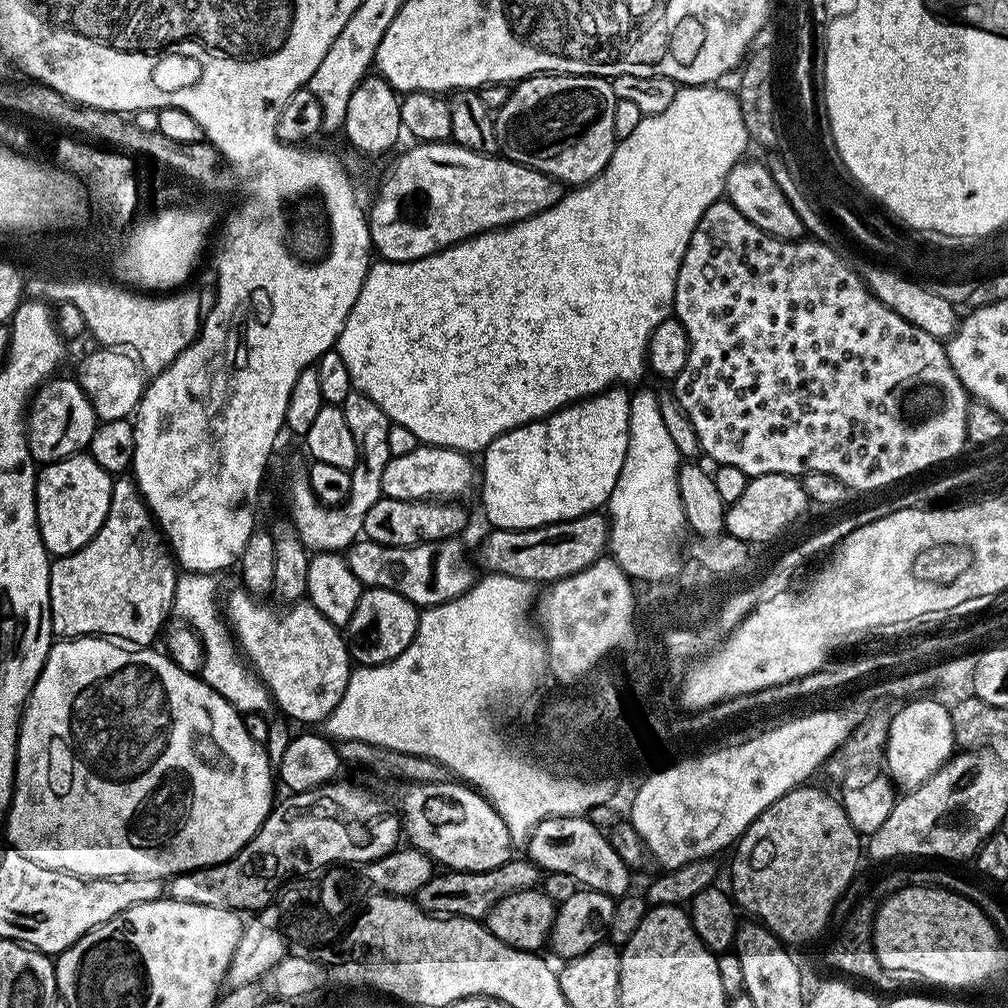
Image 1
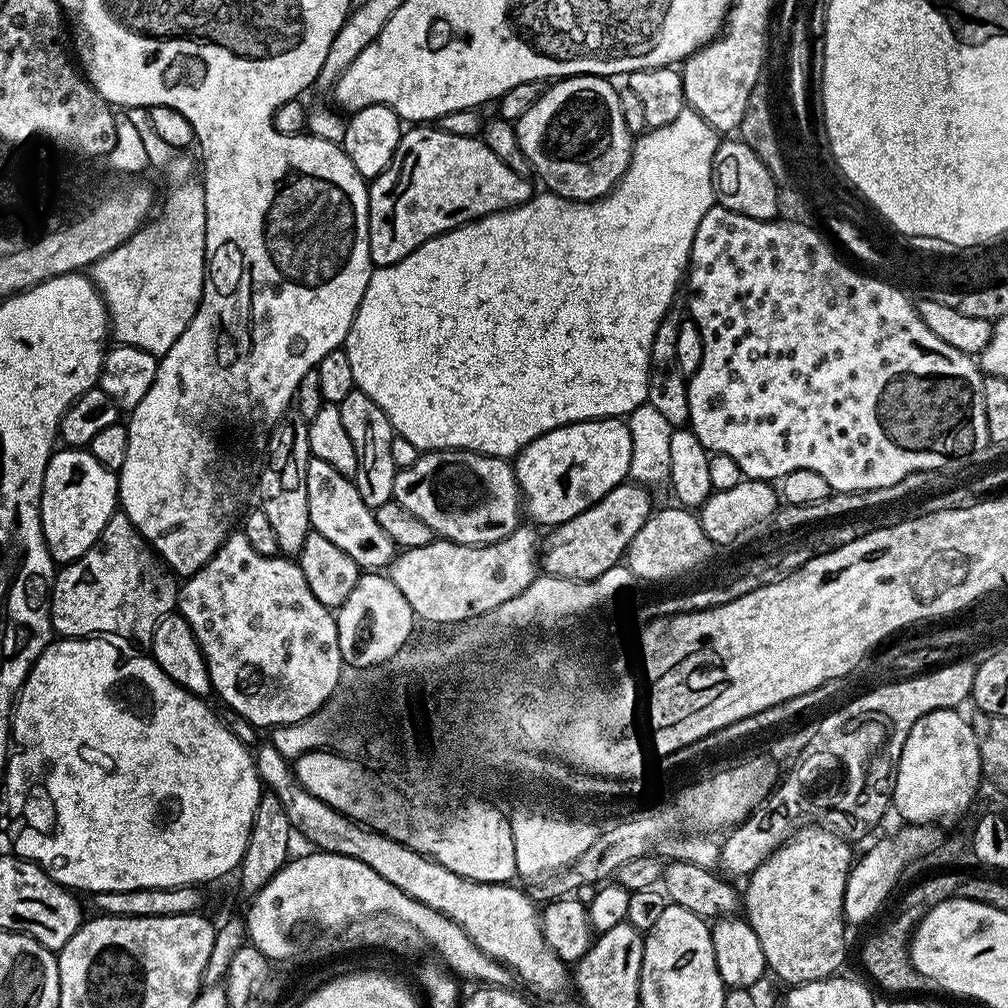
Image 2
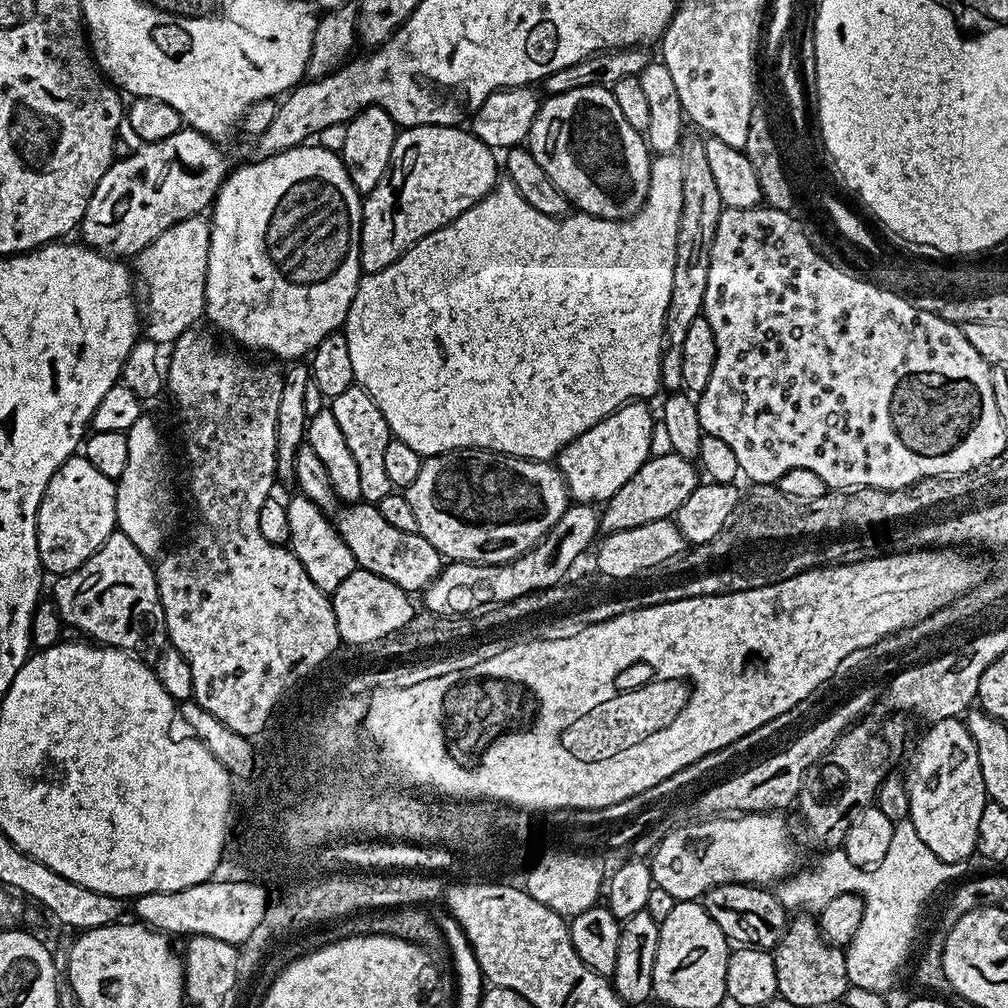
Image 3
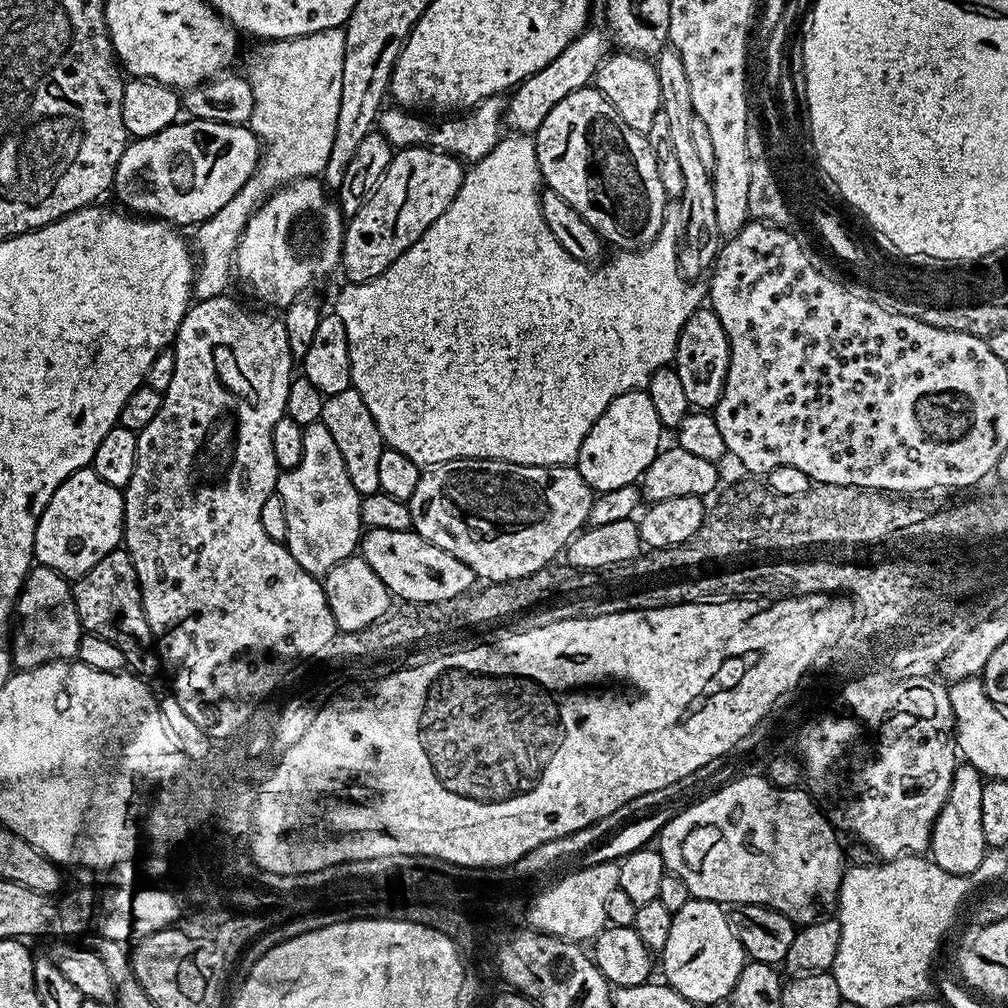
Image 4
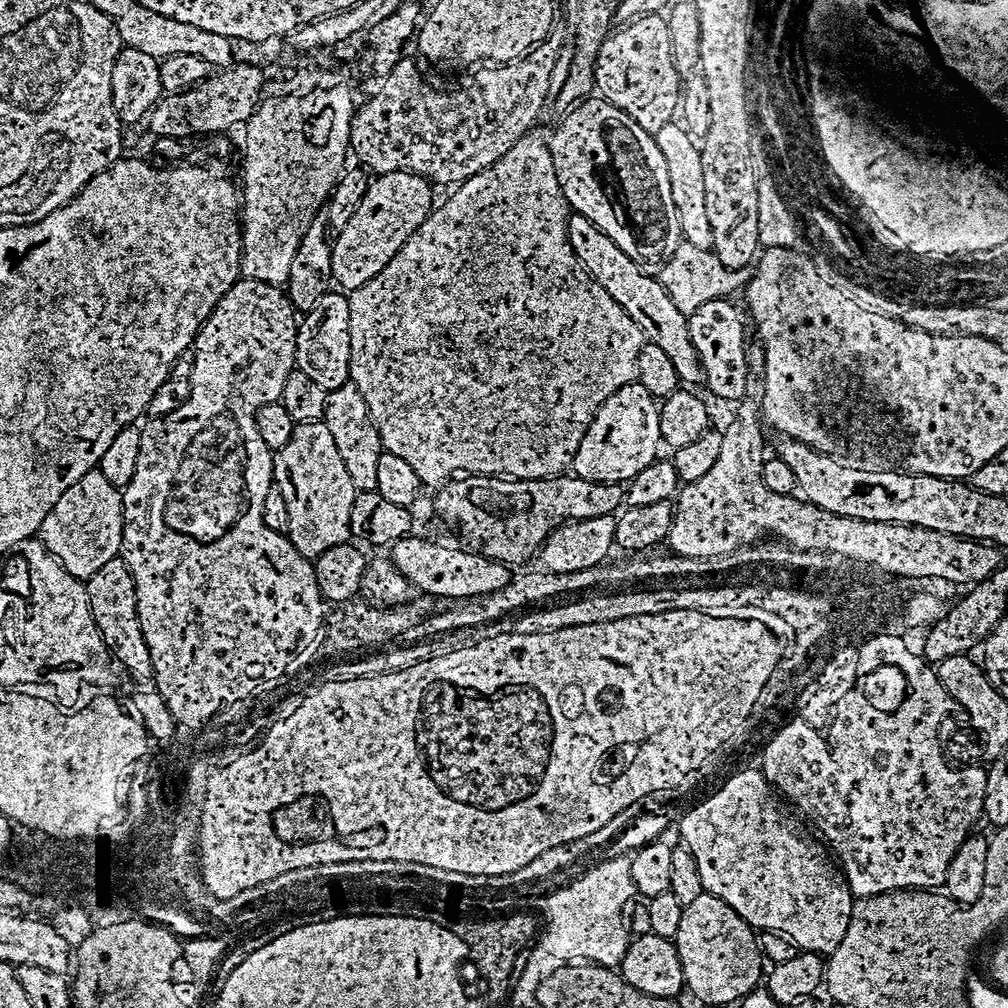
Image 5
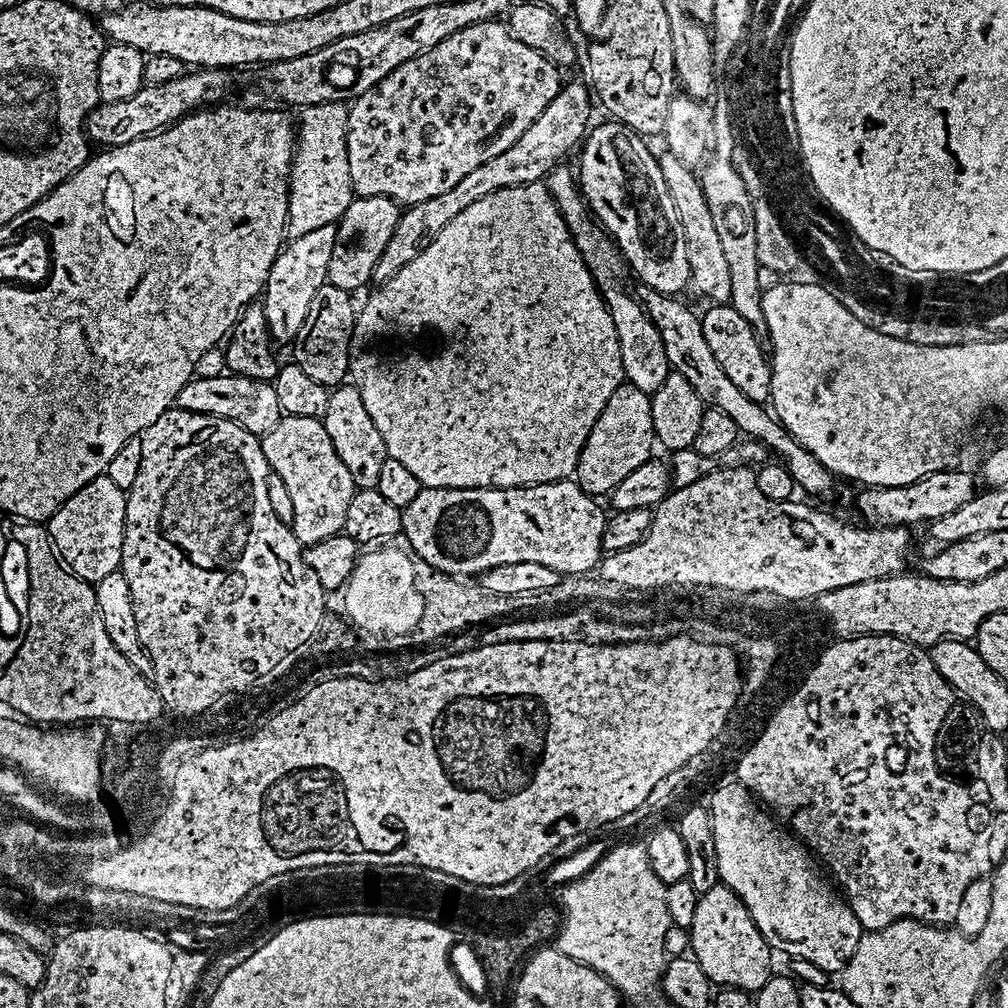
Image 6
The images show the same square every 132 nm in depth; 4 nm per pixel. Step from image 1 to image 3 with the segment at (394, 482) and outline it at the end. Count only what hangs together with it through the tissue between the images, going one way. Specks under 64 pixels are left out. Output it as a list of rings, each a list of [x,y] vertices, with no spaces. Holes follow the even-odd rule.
[[[462,448],[459,452],[443,452],[437,456],[421,459],[418,478],[406,490],[410,510],[414,510],[414,518],[418,518],[418,532],[440,551],[441,557],[461,564],[505,564],[522,554],[529,552],[546,533],[562,518],[568,508],[570,497],[568,488],[560,476],[559,467],[543,460],[524,460],[520,456],[501,456],[498,452],[485,452],[482,448]]]

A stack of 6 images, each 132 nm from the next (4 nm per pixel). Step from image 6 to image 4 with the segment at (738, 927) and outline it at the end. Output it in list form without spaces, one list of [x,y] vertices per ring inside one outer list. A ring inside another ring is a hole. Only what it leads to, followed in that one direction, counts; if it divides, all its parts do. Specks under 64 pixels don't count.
[[[690,899],[686,902],[686,906],[682,906],[682,910],[672,914],[670,934],[666,938],[662,959],[664,959],[663,979],[668,985],[678,990],[682,998],[690,998],[702,1006],[708,1006],[708,1004],[718,1003],[719,1000],[727,1001],[731,997],[734,986],[738,982],[738,974],[742,974],[744,969],[746,953],[742,942],[738,942],[734,934],[729,913],[721,905],[713,900]]]

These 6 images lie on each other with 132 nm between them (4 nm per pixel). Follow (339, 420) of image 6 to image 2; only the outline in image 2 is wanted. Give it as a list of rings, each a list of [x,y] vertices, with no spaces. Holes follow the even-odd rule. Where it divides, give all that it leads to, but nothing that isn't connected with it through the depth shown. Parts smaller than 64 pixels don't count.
[[[353,390],[342,398],[339,404],[342,414],[342,426],[346,426],[346,434],[350,434],[350,442],[354,442],[354,450],[358,458],[354,483],[362,494],[362,502],[375,510],[388,500],[393,499],[394,478],[398,471],[394,458],[390,455],[390,442],[393,438],[392,424],[388,416],[370,397],[362,391]]]

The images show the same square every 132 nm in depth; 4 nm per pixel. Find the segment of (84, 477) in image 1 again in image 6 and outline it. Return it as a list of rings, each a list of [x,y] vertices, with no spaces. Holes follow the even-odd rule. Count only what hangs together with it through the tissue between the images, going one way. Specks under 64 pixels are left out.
[[[101,474],[79,488],[47,521],[57,557],[79,580],[94,586],[106,574],[119,569],[127,501],[125,489],[114,486],[107,474]]]

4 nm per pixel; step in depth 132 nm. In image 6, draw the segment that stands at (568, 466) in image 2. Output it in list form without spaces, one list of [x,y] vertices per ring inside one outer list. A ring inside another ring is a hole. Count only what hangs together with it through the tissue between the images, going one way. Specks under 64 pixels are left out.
[[[627,382],[618,386],[614,394],[606,402],[602,414],[598,414],[598,422],[590,430],[586,442],[580,451],[576,463],[574,479],[583,492],[593,498],[611,494],[626,478],[626,474],[638,470],[653,455],[654,437],[652,435],[652,398],[638,386]]]

